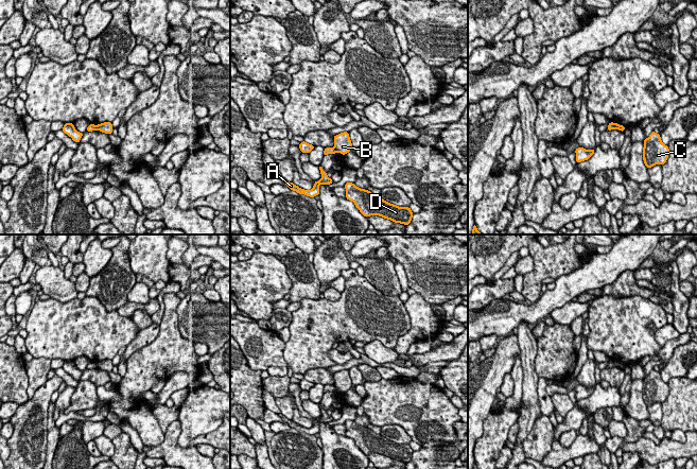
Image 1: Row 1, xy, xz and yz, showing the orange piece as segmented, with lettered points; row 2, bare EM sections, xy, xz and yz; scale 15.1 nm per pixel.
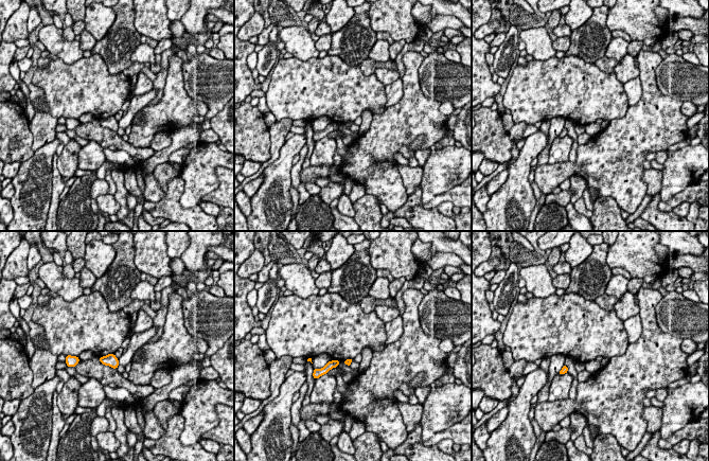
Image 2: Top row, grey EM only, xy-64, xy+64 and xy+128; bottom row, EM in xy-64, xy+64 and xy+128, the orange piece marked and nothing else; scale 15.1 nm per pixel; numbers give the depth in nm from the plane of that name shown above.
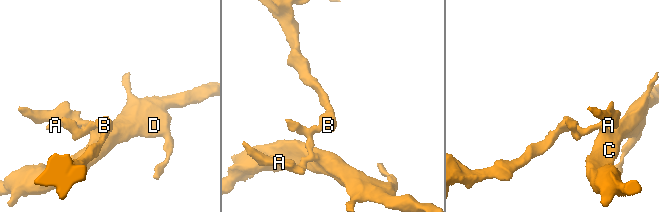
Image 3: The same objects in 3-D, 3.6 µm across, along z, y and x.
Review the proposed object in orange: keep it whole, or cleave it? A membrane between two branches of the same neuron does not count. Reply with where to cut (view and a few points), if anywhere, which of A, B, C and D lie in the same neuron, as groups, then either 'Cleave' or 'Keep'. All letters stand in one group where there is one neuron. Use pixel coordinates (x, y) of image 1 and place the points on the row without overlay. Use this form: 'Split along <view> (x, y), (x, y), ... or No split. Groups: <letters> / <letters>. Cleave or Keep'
Split along xz (333, 385), (336, 388). Groups: A C D / B. Cleave

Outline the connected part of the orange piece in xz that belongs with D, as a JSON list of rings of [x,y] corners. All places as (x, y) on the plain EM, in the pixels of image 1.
[[[347,420],[344,424],[347,429],[346,436],[353,439],[364,454],[379,453],[405,464],[411,461],[413,450],[410,445],[390,441],[370,429],[356,424],[353,420]]]

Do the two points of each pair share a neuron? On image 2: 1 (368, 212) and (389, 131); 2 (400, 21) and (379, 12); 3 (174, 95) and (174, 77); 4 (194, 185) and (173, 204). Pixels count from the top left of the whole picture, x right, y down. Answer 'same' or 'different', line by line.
1: different
2: same
3: same
4: different

